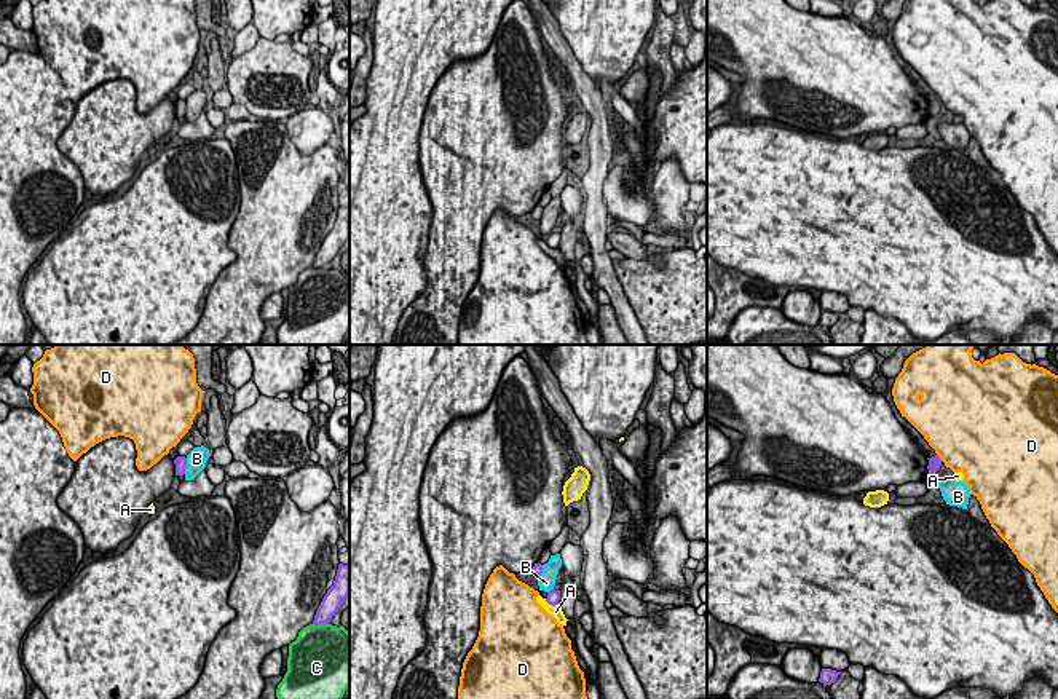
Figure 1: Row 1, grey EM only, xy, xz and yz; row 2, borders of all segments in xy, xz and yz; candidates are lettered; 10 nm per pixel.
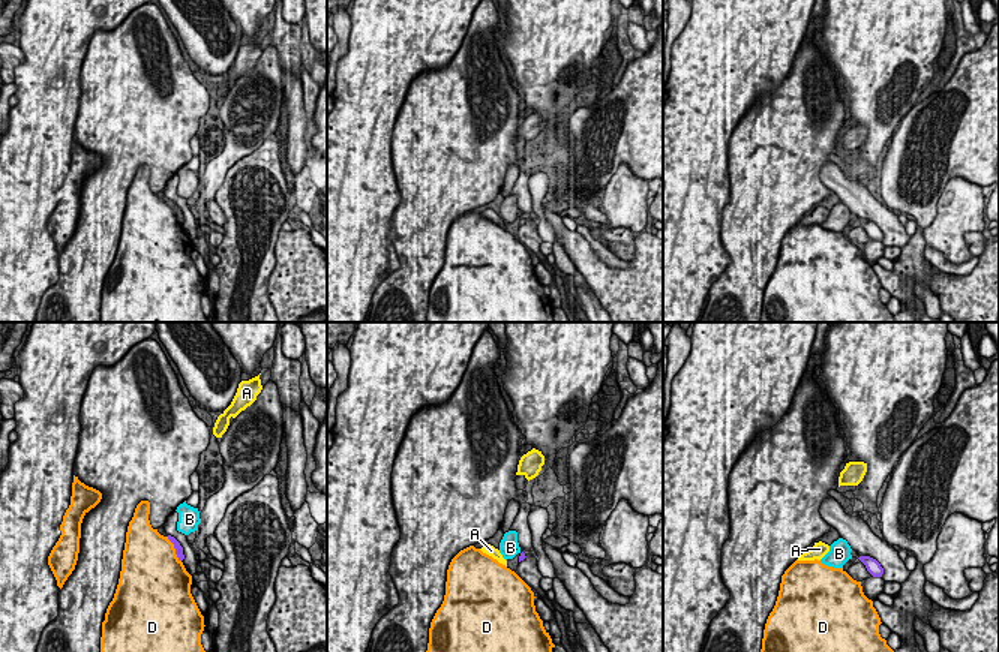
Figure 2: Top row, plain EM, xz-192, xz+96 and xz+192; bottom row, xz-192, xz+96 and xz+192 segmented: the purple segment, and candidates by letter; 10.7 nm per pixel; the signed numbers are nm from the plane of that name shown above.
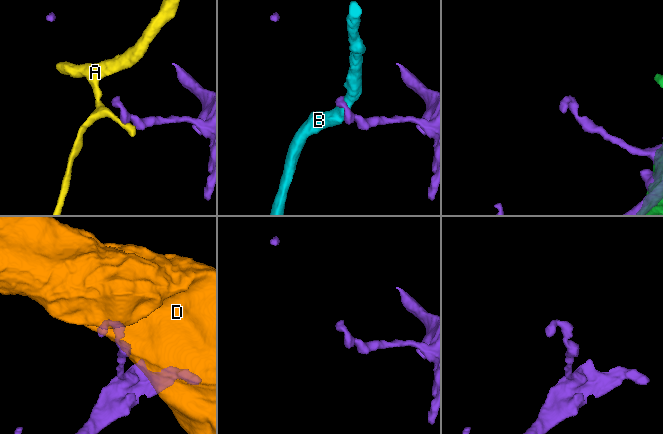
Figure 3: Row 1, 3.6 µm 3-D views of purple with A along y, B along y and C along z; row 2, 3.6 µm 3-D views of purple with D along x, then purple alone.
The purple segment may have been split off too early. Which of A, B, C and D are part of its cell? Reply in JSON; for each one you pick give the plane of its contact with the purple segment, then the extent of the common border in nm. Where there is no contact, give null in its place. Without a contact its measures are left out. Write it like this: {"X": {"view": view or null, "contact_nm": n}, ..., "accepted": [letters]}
{"accepted": []}

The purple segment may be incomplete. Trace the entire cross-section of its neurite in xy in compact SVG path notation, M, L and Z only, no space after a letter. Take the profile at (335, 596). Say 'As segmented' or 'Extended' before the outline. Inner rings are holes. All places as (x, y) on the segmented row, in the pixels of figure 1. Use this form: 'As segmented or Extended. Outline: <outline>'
As segmented. Outline: M338 565L334 586L324 595L313 624L329 624L332 616L338 611L345 598L349 595L349 565Z

